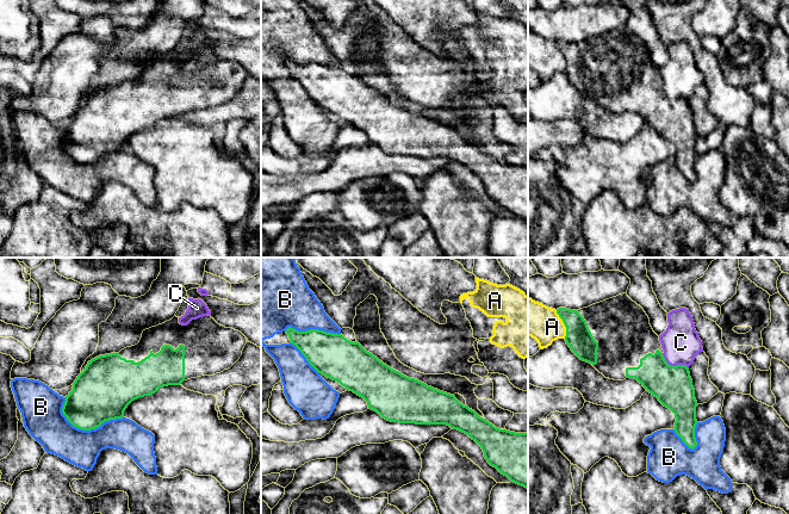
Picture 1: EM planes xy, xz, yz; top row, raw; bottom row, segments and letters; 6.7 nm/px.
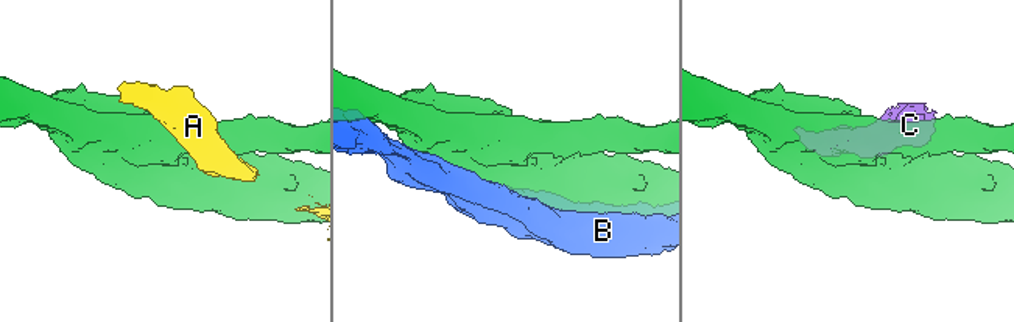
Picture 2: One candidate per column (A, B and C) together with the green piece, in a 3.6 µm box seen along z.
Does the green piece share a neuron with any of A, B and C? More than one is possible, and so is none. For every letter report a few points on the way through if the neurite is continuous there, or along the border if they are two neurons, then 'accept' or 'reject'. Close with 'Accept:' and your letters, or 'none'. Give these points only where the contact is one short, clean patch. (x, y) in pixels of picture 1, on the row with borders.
A: along yz (555, 310), (565, 327), (565, 338) | reject
B: reject
C: reject
Accept: none

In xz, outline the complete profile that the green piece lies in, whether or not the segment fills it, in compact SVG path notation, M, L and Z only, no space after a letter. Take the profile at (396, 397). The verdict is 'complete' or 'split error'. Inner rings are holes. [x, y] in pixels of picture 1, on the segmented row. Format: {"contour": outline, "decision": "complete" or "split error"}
{"contour": "M291 327L286 329L286 334L291 343L302 352L318 373L336 380L347 390L362 397L368 408L383 419L399 423L447 425L458 429L482 447L491 466L511 482L528 489L528 433L515 433L495 427L474 410L460 403L454 395L402 374L367 352L358 341L352 342L342 334L318 329L298 332Z", "decision": "complete"}

